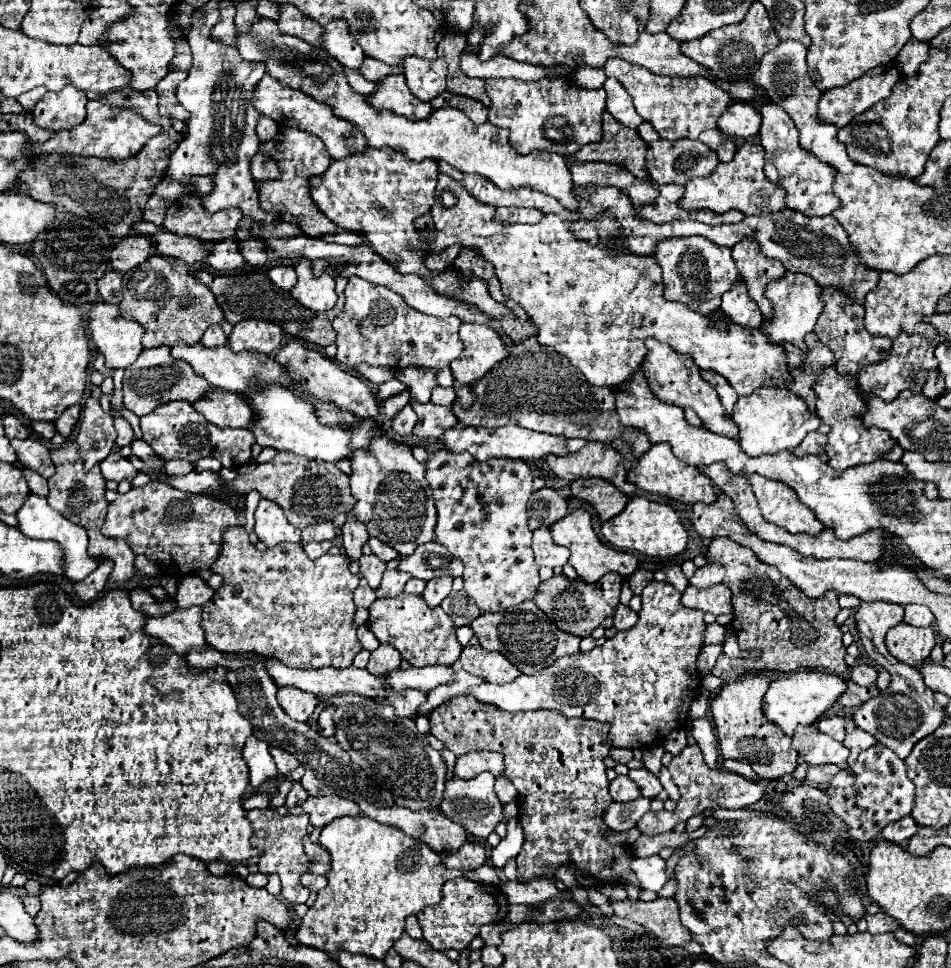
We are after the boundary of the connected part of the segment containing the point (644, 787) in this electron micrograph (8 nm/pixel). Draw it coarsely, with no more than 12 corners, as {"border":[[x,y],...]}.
{"border":[[646,768],[630,770],[644,798],[662,790],[660,780]]}

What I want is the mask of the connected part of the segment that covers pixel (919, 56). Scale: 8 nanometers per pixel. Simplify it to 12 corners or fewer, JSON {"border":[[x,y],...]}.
{"border":[[912,38],[896,58],[902,74],[914,76],[928,58],[928,44]]}

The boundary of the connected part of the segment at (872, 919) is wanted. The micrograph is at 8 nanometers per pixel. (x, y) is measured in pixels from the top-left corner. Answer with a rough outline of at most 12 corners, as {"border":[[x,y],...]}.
{"border":[[882,910],[874,916],[866,914],[870,934],[894,930],[894,920]]}

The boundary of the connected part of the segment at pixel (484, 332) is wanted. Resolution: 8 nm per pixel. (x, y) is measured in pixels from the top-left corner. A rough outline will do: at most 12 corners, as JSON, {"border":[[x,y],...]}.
{"border":[[462,324],[464,352],[450,364],[466,386],[510,352],[486,324]]}

